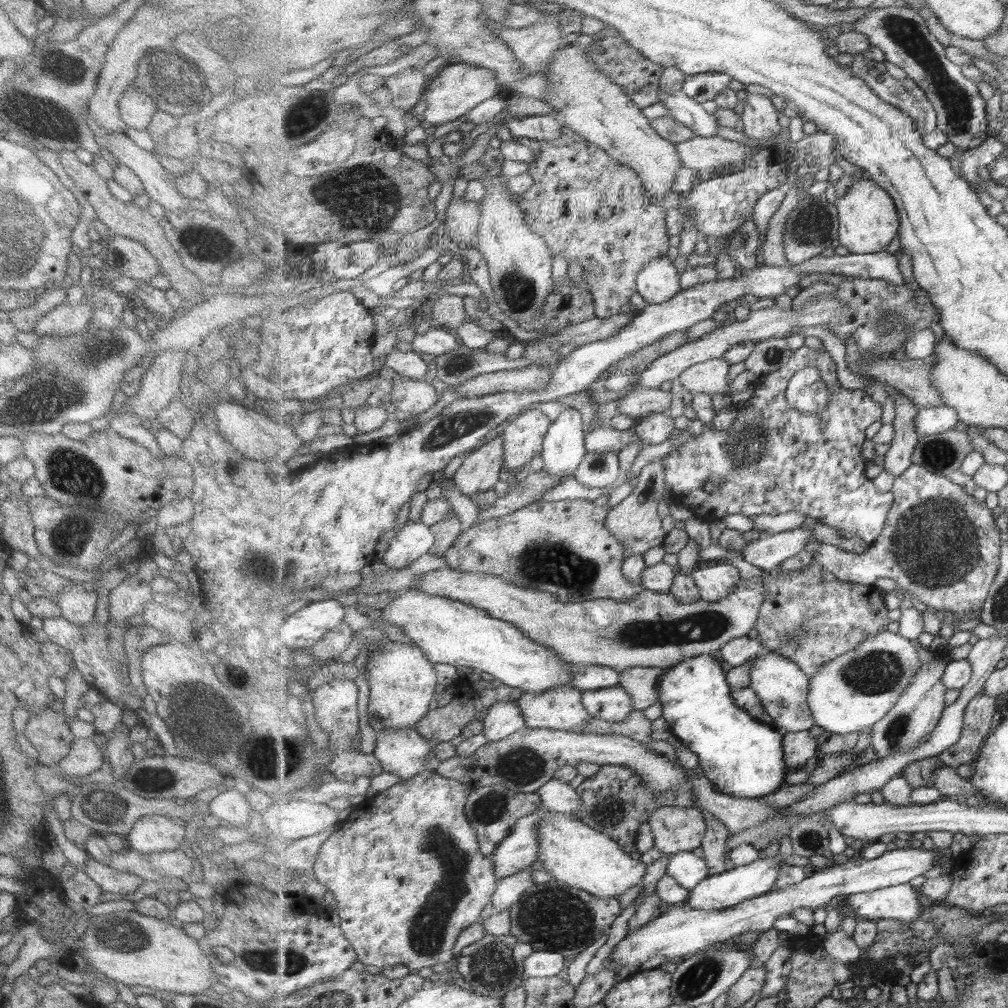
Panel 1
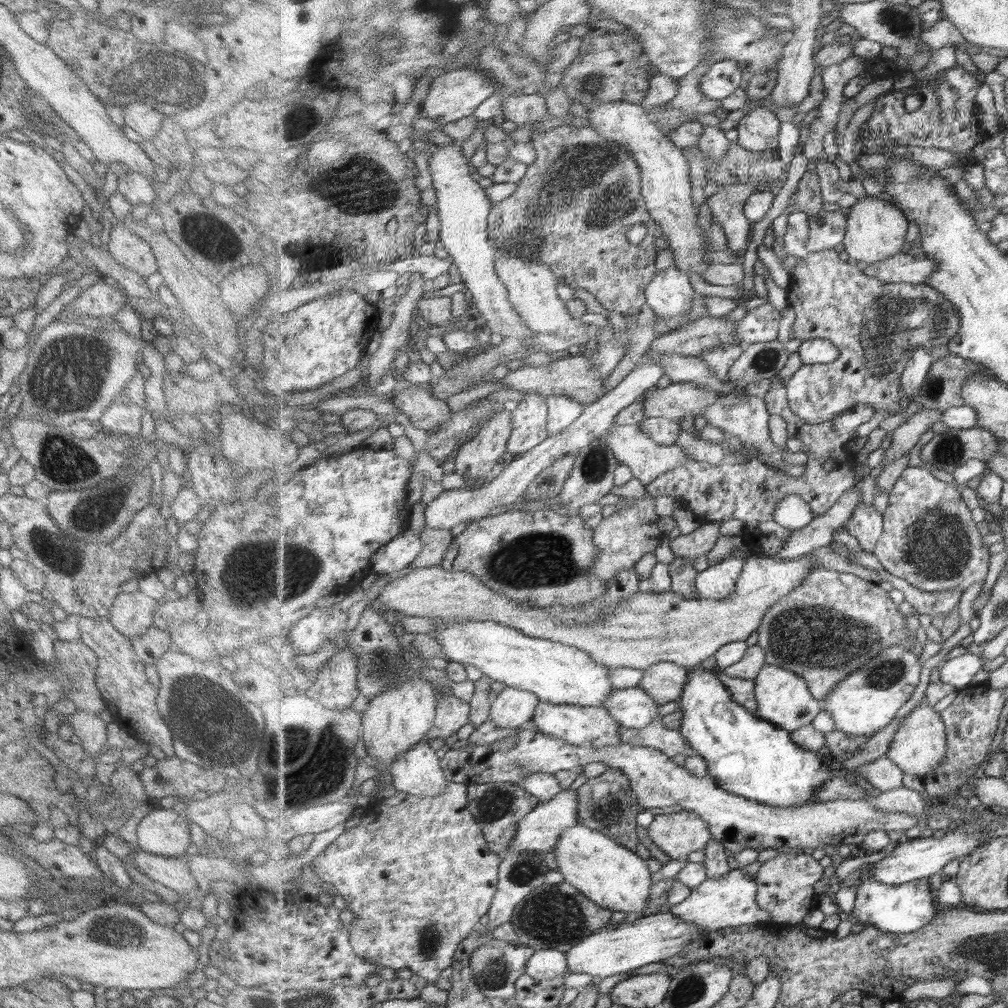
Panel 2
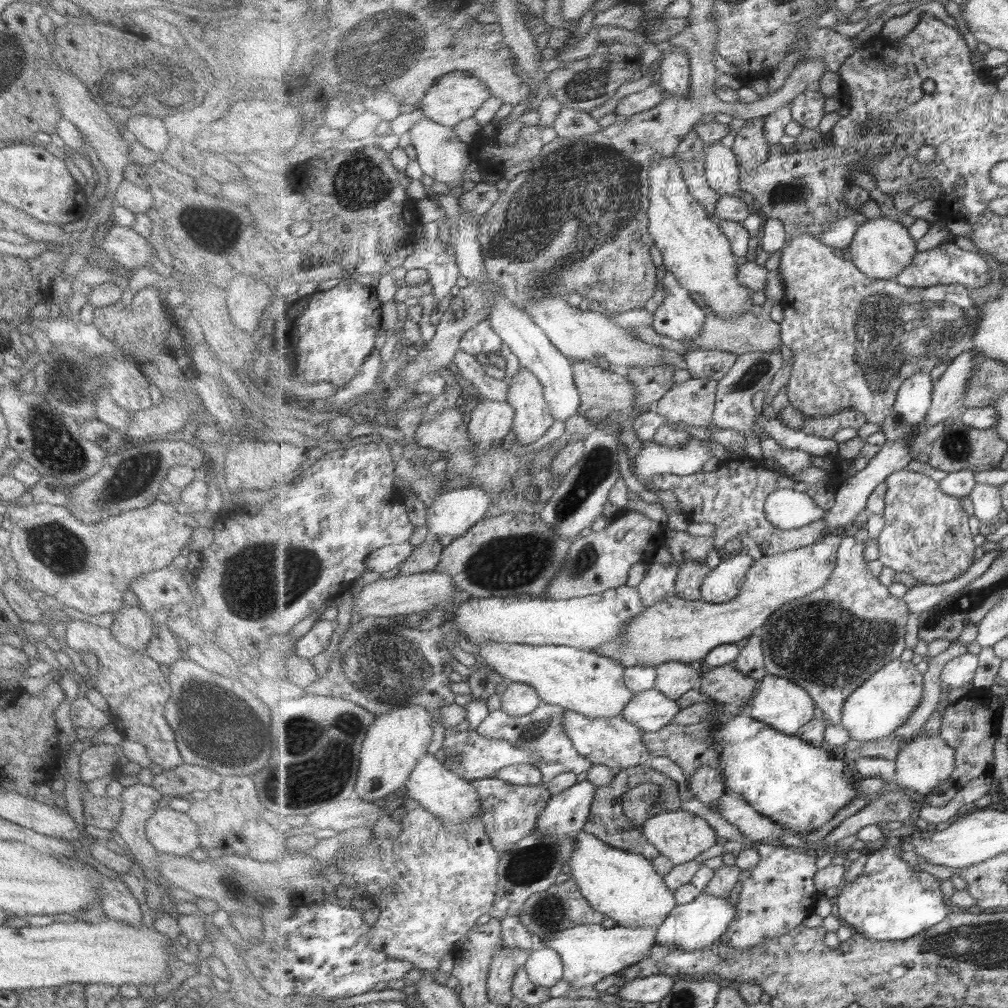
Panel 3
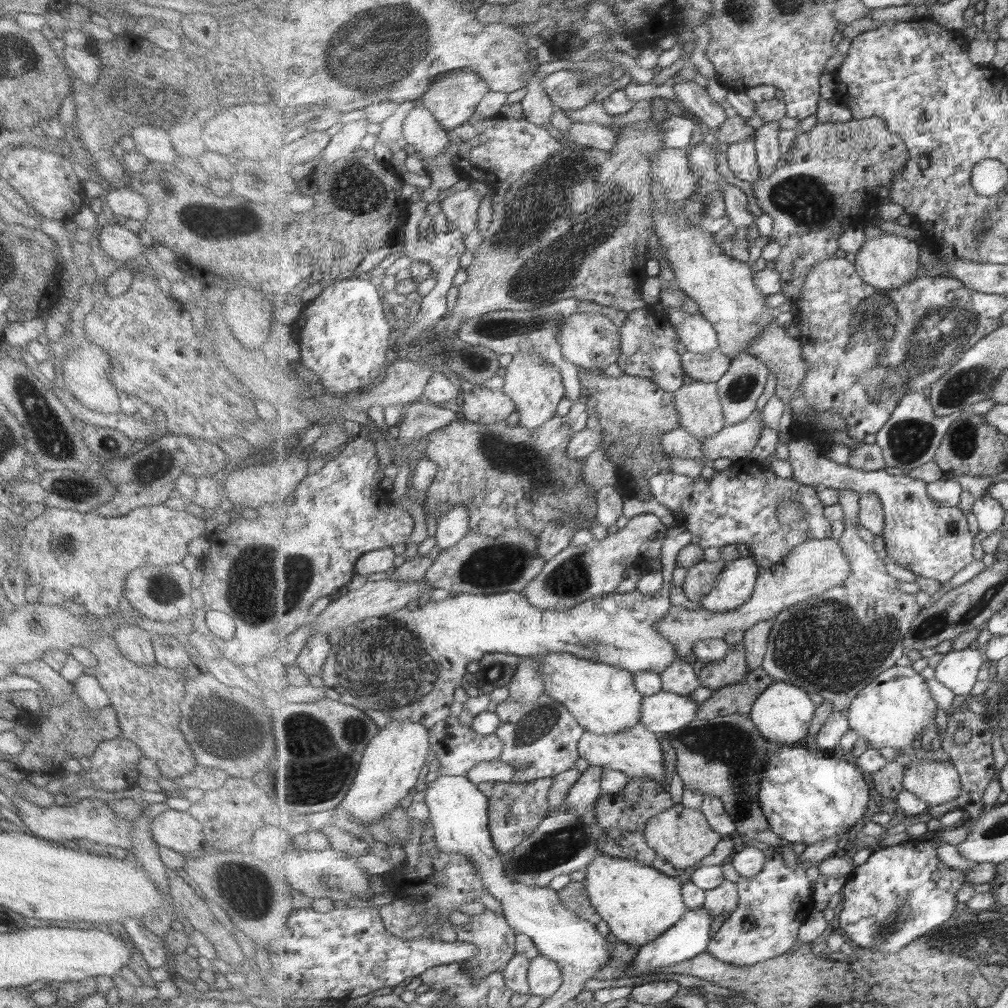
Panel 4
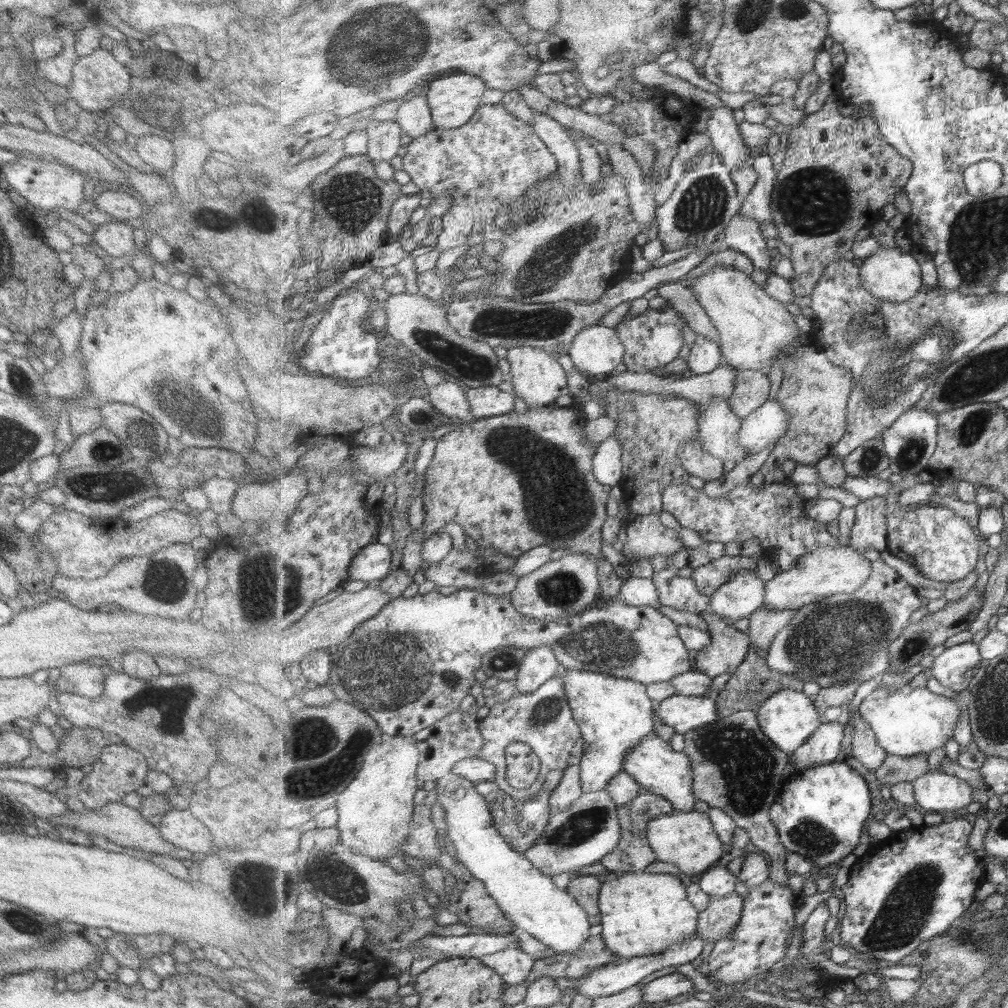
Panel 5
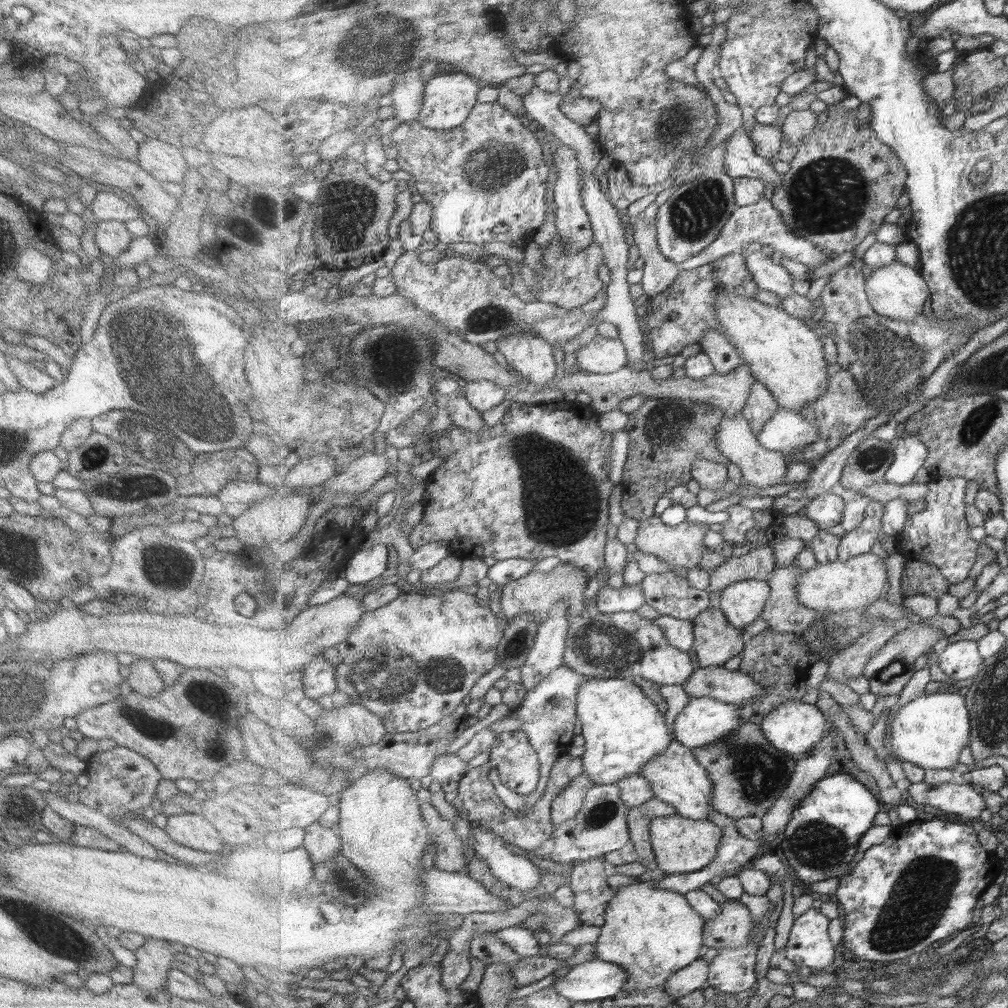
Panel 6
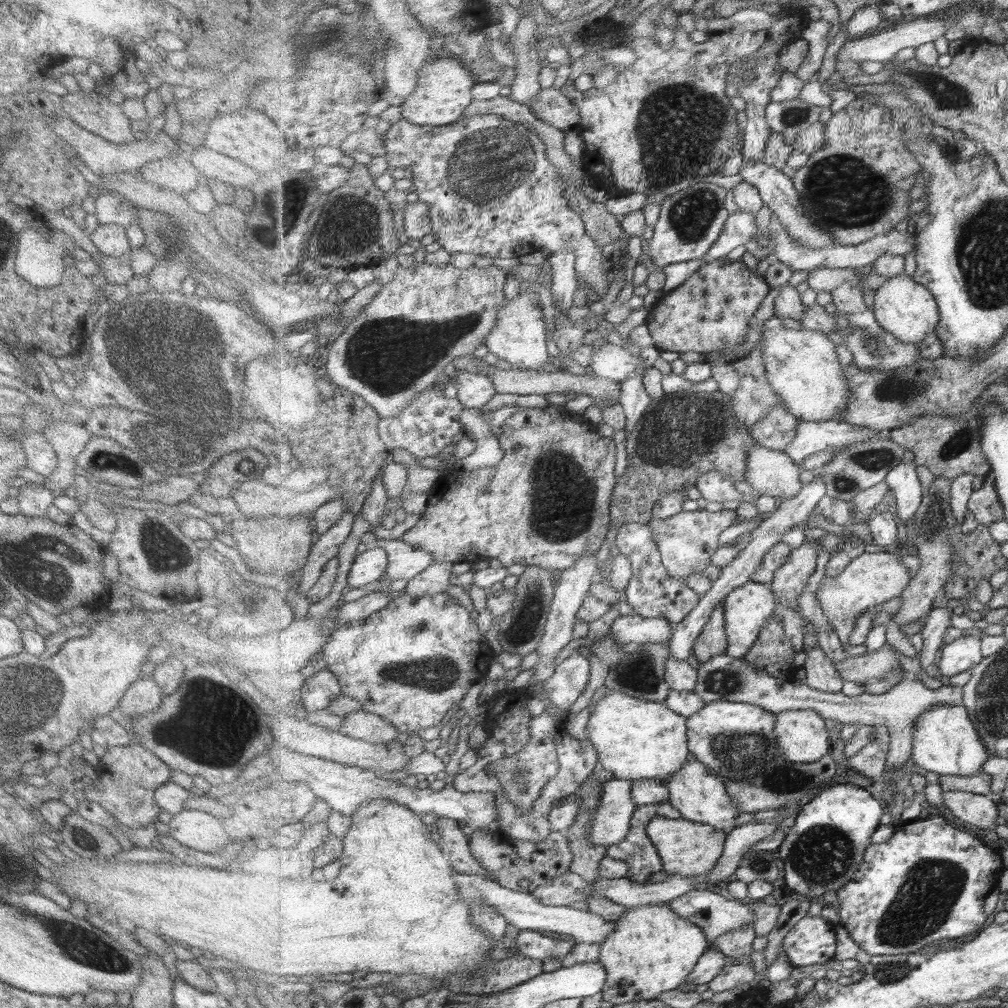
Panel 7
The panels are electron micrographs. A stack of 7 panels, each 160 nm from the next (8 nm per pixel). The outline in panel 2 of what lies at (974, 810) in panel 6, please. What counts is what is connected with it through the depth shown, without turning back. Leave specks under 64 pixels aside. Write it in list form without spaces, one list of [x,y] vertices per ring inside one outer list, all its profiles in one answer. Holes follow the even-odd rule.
[[[924,702],[902,718],[901,726],[886,754],[905,774],[917,776],[921,781],[936,770],[948,756],[948,732],[941,713]]]

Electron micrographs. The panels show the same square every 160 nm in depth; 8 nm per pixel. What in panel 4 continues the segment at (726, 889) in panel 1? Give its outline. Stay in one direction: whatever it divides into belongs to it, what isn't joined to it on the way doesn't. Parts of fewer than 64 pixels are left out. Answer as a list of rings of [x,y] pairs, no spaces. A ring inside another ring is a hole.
[[[706,908],[688,909],[688,914],[675,924],[673,928],[664,932],[660,938],[652,940],[652,942],[639,948],[632,964],[632,972],[644,972],[644,970],[652,970],[652,968],[674,966],[675,964],[691,960],[703,952],[708,952],[712,939],[709,932],[711,932],[713,917]]]

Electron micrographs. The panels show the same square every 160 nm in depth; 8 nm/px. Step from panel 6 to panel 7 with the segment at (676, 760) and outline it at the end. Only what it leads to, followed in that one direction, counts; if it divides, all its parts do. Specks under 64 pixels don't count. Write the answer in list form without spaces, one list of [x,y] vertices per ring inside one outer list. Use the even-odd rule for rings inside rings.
[[[691,751],[688,763],[679,772],[670,776],[665,784],[672,794],[671,804],[681,811],[683,819],[713,826],[717,831],[724,831],[726,834],[737,827],[740,806],[730,797],[723,778],[713,775]]]

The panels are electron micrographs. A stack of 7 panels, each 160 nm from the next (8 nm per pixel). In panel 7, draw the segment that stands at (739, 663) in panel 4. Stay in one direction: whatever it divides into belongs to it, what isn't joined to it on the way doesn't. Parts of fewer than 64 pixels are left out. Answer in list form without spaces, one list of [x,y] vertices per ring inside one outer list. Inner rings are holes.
[[[721,603],[715,608],[709,623],[695,641],[693,650],[698,661],[704,663],[727,652],[726,629],[725,608]]]

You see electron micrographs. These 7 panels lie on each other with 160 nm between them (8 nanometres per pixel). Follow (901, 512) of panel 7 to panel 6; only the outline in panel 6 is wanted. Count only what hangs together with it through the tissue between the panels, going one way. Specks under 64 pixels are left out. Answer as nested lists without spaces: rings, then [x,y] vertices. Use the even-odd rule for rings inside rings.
[[[906,432],[894,439],[895,460],[886,472],[885,481],[905,486],[911,484],[913,476],[924,468],[929,451],[916,432]]]

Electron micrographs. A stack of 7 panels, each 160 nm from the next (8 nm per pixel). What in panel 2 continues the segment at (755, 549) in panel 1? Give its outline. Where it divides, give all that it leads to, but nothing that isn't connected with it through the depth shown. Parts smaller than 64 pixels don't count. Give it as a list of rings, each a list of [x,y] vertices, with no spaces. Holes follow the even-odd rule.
[[[861,488],[848,490],[824,515],[816,516],[805,528],[792,531],[781,551],[773,555],[763,554],[763,557],[797,559],[829,547],[835,538],[835,532],[848,526],[849,519],[856,512],[860,502],[863,502]]]

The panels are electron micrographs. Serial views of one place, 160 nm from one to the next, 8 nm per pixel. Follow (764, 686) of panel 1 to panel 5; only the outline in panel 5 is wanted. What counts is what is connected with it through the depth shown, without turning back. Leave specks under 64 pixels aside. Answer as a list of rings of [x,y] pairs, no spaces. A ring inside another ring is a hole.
[[[785,689],[775,693],[766,700],[757,714],[764,733],[777,745],[777,748],[789,754],[807,743],[823,723],[814,700],[796,689]]]

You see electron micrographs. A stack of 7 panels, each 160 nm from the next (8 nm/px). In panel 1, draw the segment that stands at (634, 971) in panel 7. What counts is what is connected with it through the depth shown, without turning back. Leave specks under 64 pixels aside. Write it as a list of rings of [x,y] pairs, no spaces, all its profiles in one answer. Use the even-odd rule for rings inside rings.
[[[544,807],[541,810],[546,812],[546,816],[541,819],[539,831],[537,831],[540,836],[540,860],[544,870],[548,871],[553,879],[590,892],[599,898],[617,897],[627,890],[631,890],[633,886],[642,886],[648,872],[647,866],[641,859],[625,852],[625,849],[616,840],[603,832],[593,830],[587,824],[581,823],[573,813],[550,812]]]

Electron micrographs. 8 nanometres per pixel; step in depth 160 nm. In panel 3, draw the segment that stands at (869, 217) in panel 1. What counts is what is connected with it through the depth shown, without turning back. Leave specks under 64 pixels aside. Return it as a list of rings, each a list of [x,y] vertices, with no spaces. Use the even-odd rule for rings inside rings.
[[[883,214],[874,220],[865,221],[858,228],[856,238],[848,250],[857,268],[875,280],[896,280],[918,253],[917,240],[909,236],[907,227],[895,220],[887,220]]]

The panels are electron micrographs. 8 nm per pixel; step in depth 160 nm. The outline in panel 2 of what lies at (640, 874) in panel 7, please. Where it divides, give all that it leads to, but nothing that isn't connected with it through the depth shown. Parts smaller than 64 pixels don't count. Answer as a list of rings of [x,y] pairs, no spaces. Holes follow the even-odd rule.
[[[610,768],[597,778],[588,779],[577,789],[580,798],[579,825],[591,828],[613,837],[625,848],[632,849],[639,856],[649,859],[652,852],[640,841],[638,836],[637,813],[647,811],[638,801],[638,794],[633,790],[630,778],[622,769]]]

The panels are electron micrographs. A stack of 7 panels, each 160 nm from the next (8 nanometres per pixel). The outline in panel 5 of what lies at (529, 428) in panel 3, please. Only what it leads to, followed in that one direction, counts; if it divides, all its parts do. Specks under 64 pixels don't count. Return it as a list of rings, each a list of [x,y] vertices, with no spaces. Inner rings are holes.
[[[531,346],[511,348],[505,358],[511,366],[513,393],[525,400],[529,409],[547,408],[553,405],[555,398],[561,396],[561,390],[568,387],[566,368],[543,348]]]

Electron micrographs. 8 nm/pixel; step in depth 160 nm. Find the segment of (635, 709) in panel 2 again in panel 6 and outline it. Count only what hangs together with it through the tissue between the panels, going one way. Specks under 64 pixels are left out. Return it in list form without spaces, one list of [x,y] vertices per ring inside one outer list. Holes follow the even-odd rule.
[[[692,698],[673,724],[676,741],[689,748],[708,746],[734,734],[742,725],[736,704],[714,698]]]

